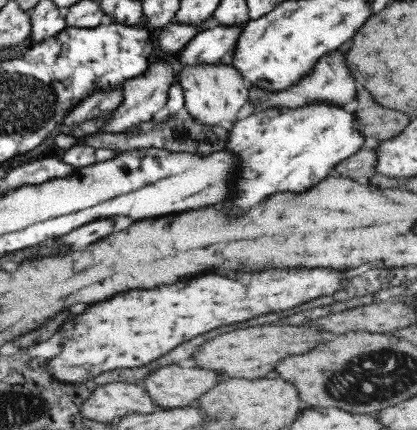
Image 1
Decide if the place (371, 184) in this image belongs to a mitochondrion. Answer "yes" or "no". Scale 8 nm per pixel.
no

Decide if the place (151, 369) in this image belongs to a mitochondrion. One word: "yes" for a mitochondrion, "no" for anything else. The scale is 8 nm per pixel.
no

